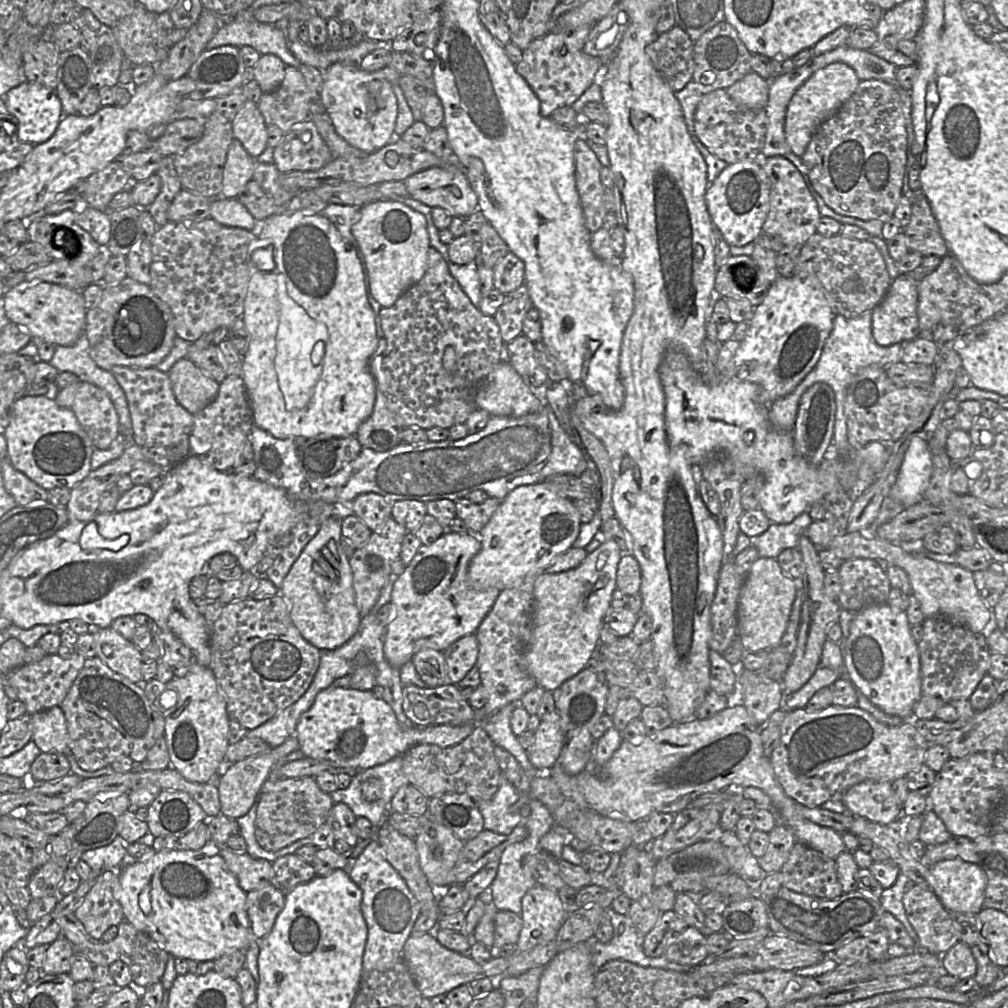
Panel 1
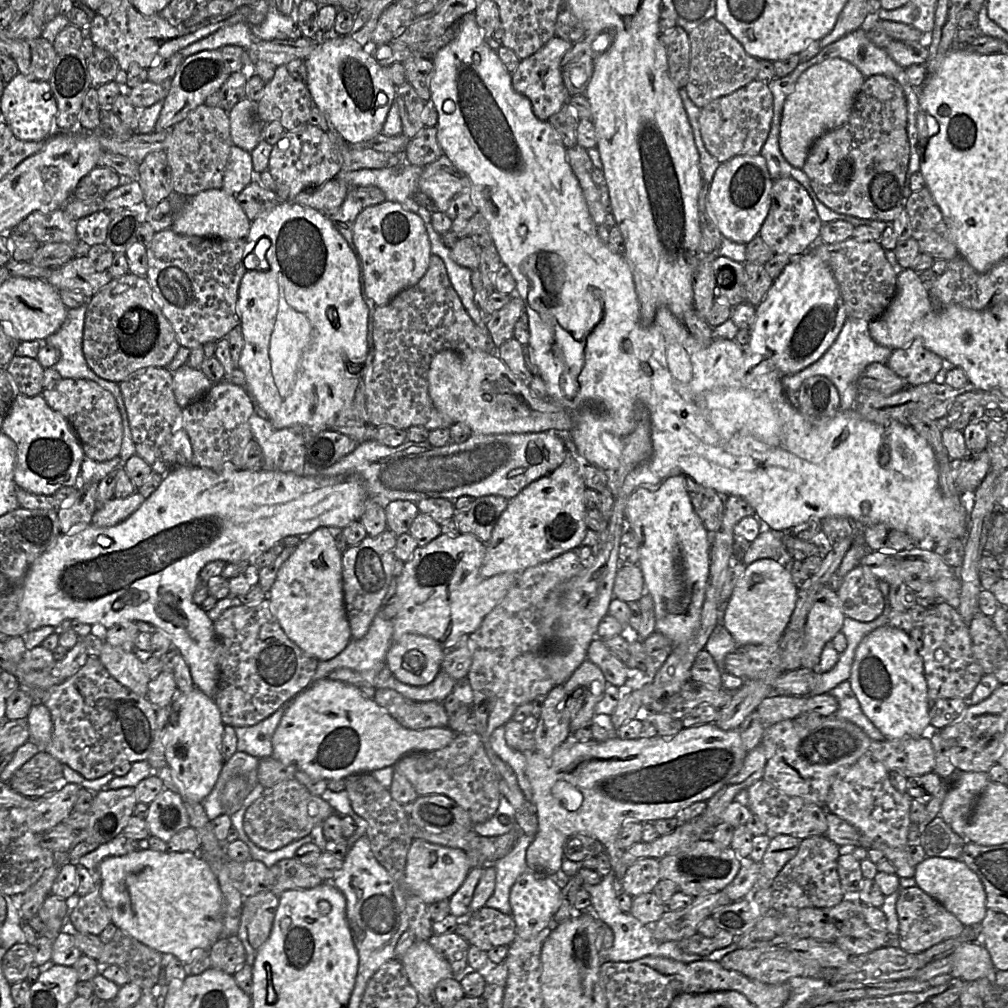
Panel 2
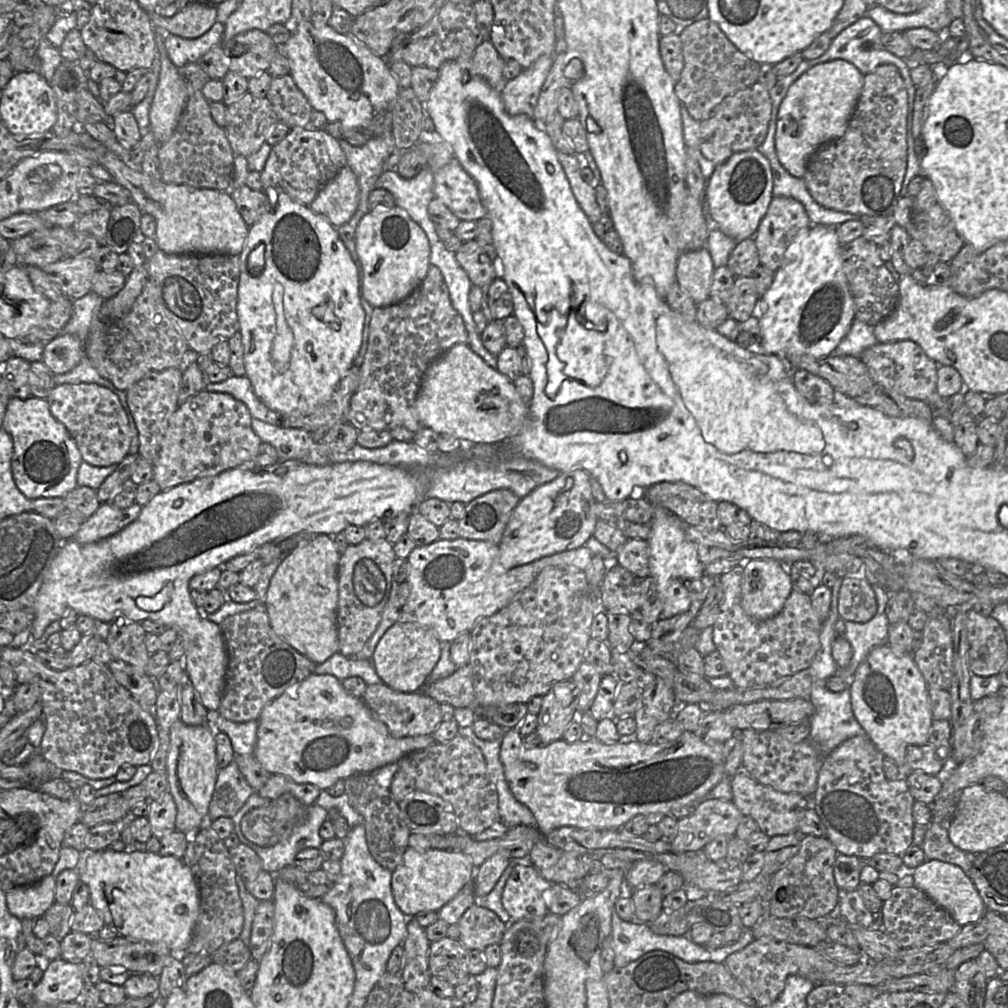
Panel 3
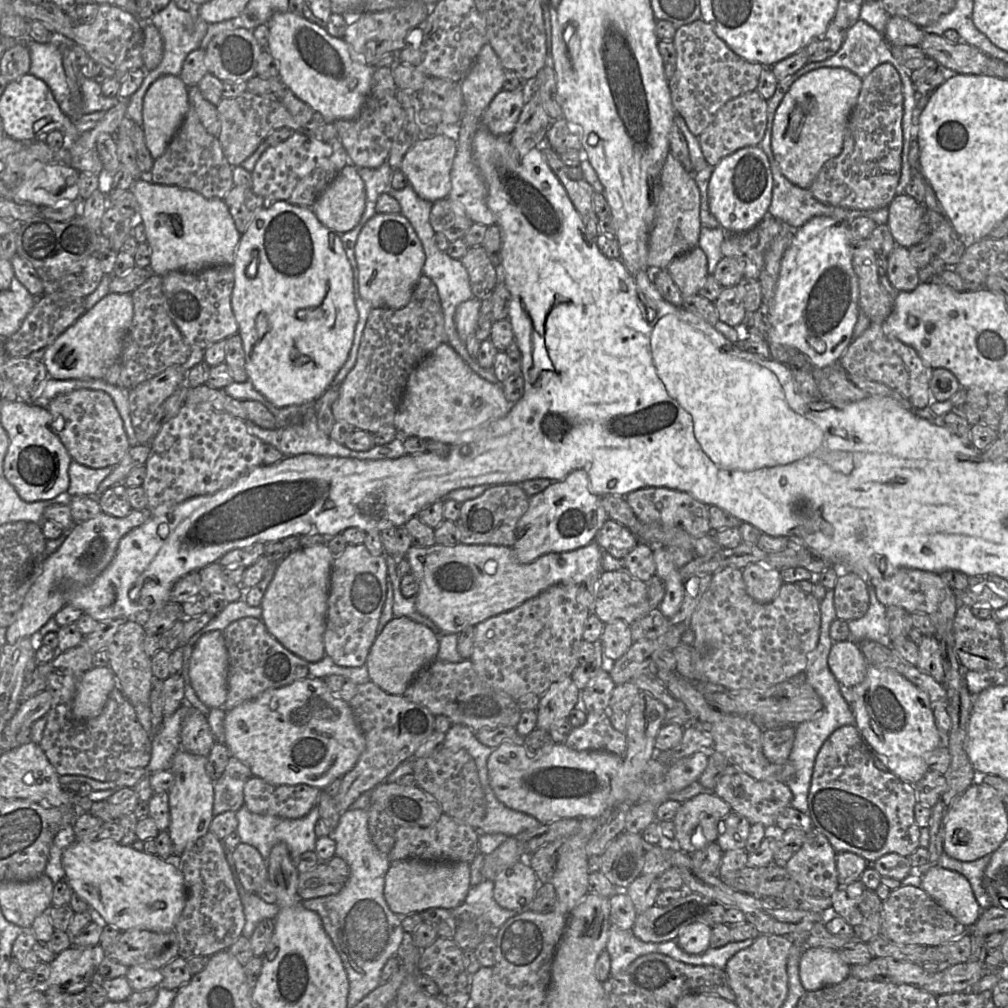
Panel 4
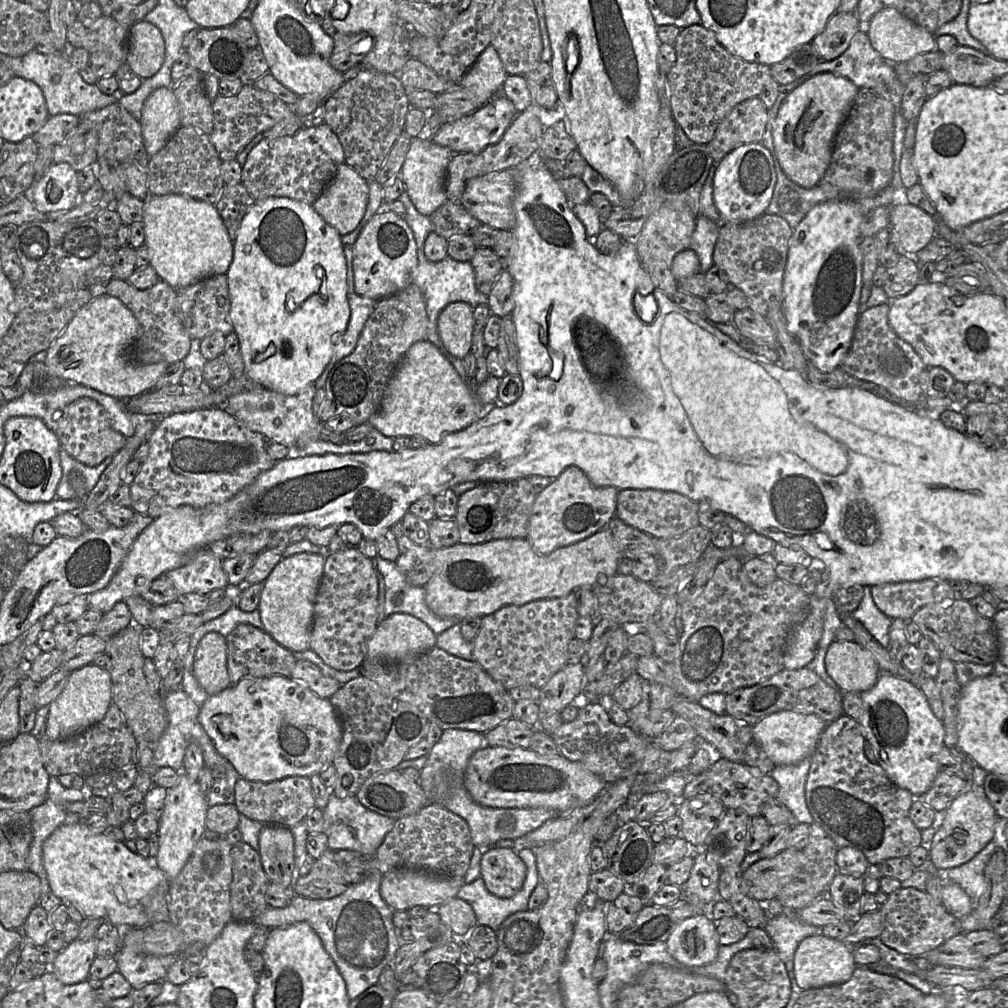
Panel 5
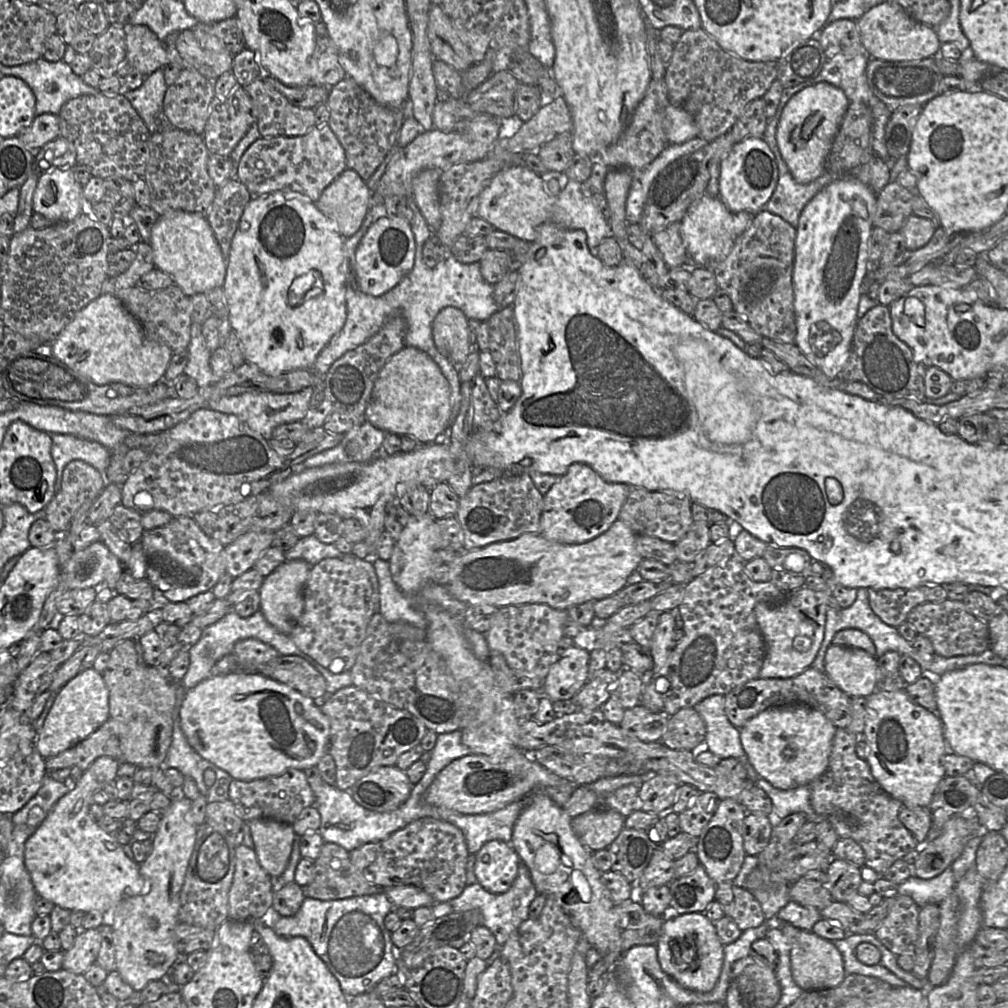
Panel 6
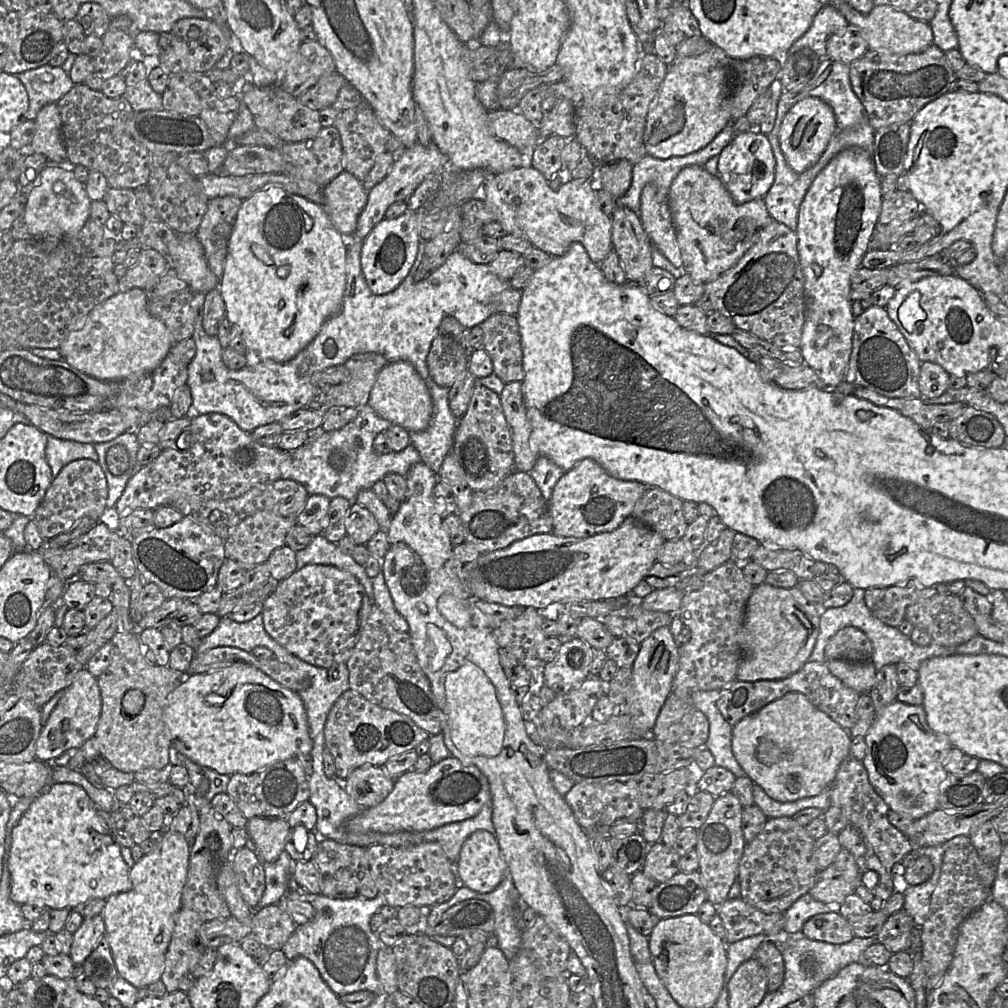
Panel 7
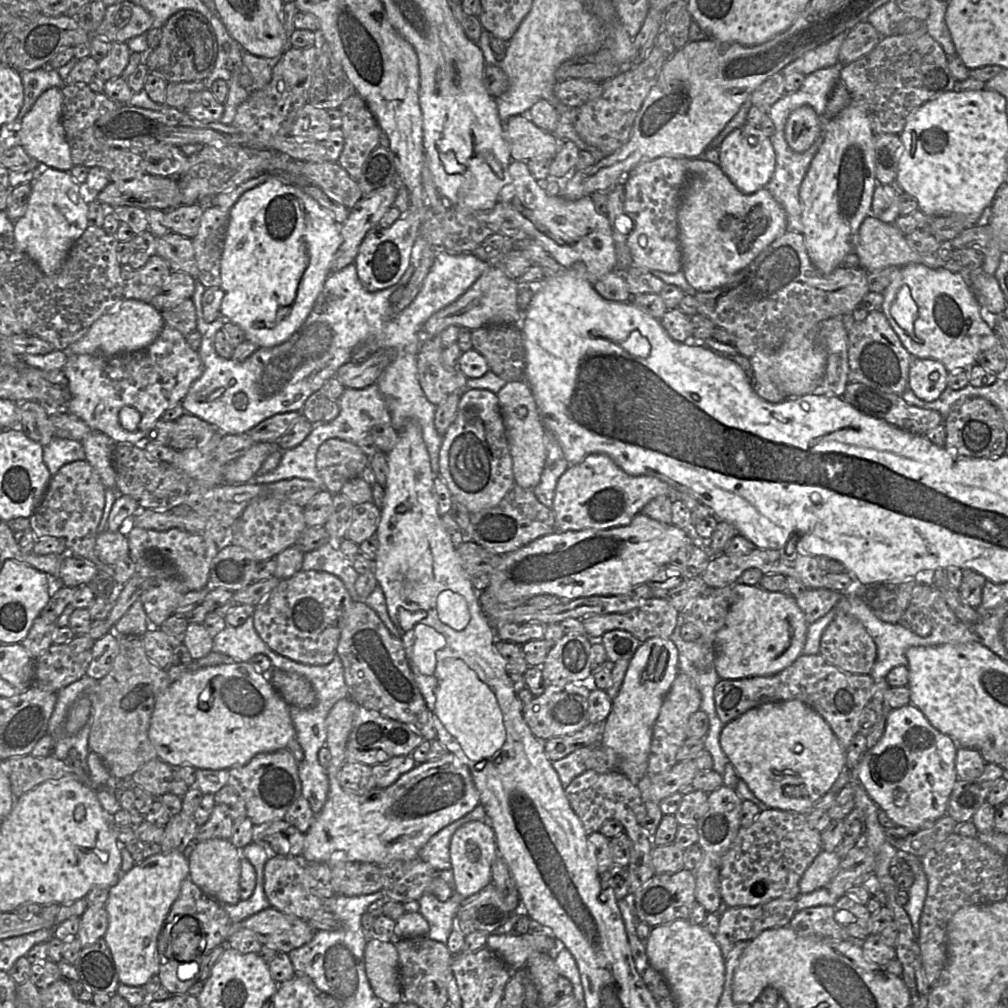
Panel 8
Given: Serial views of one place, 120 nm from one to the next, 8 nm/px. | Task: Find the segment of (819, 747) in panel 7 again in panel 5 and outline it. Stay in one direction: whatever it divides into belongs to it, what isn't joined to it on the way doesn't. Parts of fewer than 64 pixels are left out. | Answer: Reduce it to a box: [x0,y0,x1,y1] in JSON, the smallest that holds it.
[752,711,827,766]

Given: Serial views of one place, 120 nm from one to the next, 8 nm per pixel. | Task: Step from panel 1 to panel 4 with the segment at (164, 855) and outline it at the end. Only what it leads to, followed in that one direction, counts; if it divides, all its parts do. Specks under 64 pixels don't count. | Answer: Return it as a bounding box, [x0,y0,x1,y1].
[62,840,186,933]

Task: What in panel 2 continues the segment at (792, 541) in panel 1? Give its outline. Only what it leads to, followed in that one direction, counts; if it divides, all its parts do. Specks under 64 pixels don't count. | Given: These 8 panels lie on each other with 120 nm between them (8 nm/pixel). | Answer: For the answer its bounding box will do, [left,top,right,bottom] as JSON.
[742,530,790,565]

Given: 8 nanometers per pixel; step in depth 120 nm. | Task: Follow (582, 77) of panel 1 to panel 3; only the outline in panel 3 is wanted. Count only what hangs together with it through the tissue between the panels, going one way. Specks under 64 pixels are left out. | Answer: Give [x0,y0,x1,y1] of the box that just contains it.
[500,53,555,119]

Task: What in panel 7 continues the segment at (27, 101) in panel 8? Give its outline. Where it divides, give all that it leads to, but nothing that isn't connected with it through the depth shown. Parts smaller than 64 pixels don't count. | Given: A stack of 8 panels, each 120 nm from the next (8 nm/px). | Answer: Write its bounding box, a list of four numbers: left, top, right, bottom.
[14,64,75,121]

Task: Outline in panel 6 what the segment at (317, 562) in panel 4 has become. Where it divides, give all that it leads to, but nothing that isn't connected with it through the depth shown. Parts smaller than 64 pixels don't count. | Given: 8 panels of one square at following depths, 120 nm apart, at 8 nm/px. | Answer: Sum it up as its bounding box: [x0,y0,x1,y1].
[260,560,311,635]

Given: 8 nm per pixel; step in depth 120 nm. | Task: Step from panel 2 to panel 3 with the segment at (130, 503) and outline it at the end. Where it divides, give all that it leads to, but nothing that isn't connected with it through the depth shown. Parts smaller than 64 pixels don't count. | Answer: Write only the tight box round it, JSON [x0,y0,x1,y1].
[73,502,141,544]

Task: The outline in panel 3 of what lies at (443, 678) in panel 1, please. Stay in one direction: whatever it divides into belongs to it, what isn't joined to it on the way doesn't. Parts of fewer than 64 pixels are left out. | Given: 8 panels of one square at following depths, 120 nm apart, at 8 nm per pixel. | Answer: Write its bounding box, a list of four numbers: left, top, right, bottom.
[371,621,442,693]

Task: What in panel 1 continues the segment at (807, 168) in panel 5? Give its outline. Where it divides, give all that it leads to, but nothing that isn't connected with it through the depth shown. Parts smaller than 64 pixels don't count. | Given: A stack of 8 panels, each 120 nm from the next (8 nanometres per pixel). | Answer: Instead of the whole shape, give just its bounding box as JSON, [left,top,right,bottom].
[785,62,860,157]

